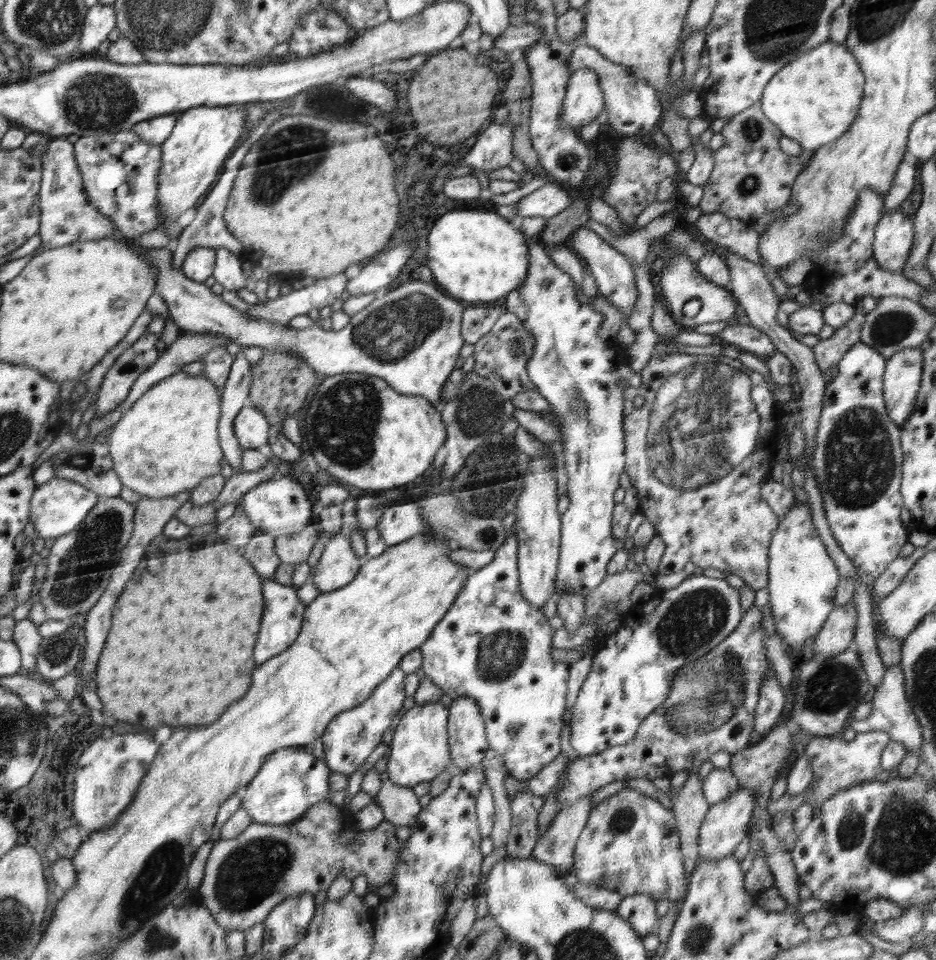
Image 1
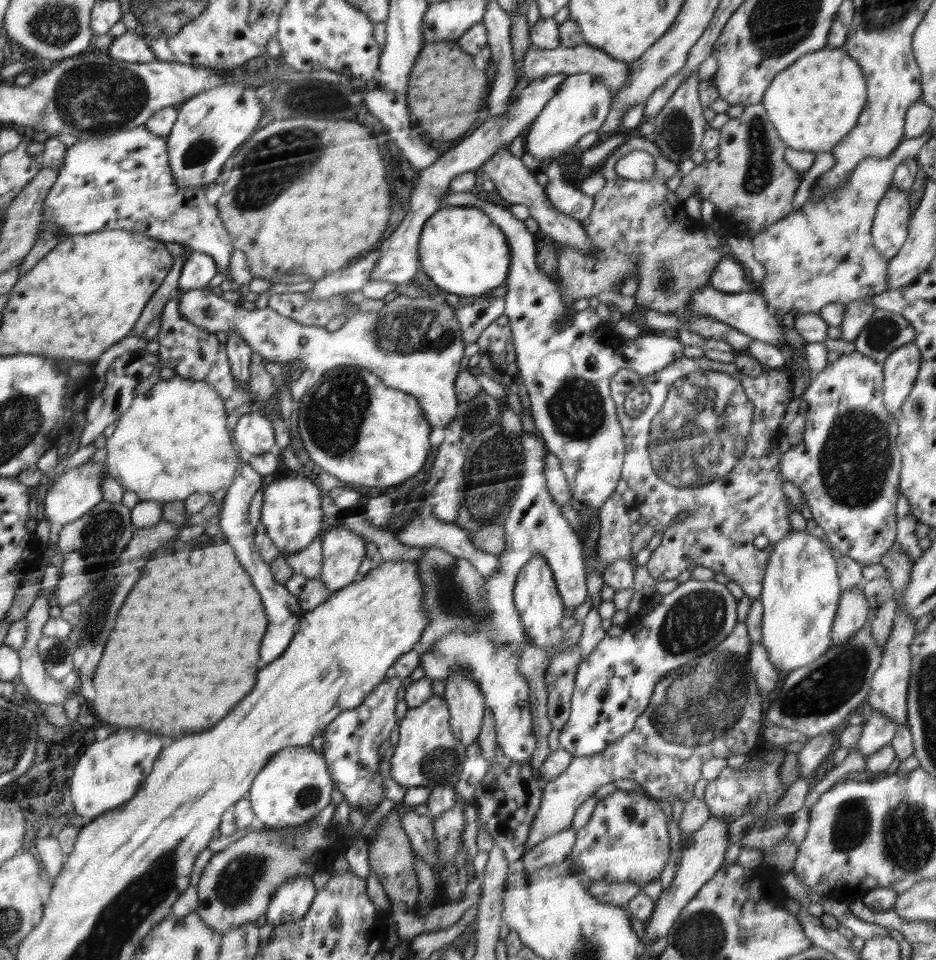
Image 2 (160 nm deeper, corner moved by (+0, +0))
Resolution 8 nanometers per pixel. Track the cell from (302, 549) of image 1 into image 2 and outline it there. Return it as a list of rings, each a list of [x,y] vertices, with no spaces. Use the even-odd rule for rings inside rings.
[[[315,538],[306,548],[294,554],[284,554],[293,573],[304,575],[306,579],[320,578],[323,565],[323,541]]]

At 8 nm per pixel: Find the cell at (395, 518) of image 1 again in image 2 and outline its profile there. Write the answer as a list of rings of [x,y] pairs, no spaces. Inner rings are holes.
[[[425,508],[422,514],[416,515],[412,521],[407,523],[406,526],[402,527],[402,529],[396,533],[397,535],[394,533],[394,536],[402,544],[406,543],[407,545],[417,547],[435,546],[444,549],[454,556],[469,560],[476,568],[478,574],[484,579],[492,577],[492,575],[498,571],[499,557],[497,557],[497,555],[480,550],[469,537],[467,530],[460,528],[455,523],[442,522],[435,516],[434,513]]]

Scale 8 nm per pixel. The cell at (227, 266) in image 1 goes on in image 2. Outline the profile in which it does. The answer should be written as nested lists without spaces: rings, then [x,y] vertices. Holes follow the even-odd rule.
[[[146,127],[120,129],[101,139],[76,141],[65,152],[65,161],[57,179],[49,188],[41,206],[39,232],[51,222],[68,235],[81,235],[105,230],[129,230],[144,233],[163,243],[178,243],[192,251],[208,253],[219,262],[219,271],[229,279],[228,263],[236,249],[220,218],[219,210],[204,202],[205,186],[179,187],[169,164],[168,140]]]

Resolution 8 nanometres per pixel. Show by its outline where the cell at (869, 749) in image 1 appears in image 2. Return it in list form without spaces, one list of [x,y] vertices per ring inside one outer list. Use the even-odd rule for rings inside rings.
[[[865,707],[864,712],[866,714],[865,724],[855,746],[866,760],[867,756],[880,750],[883,746],[890,745],[897,726],[884,714],[876,712],[876,709]]]

